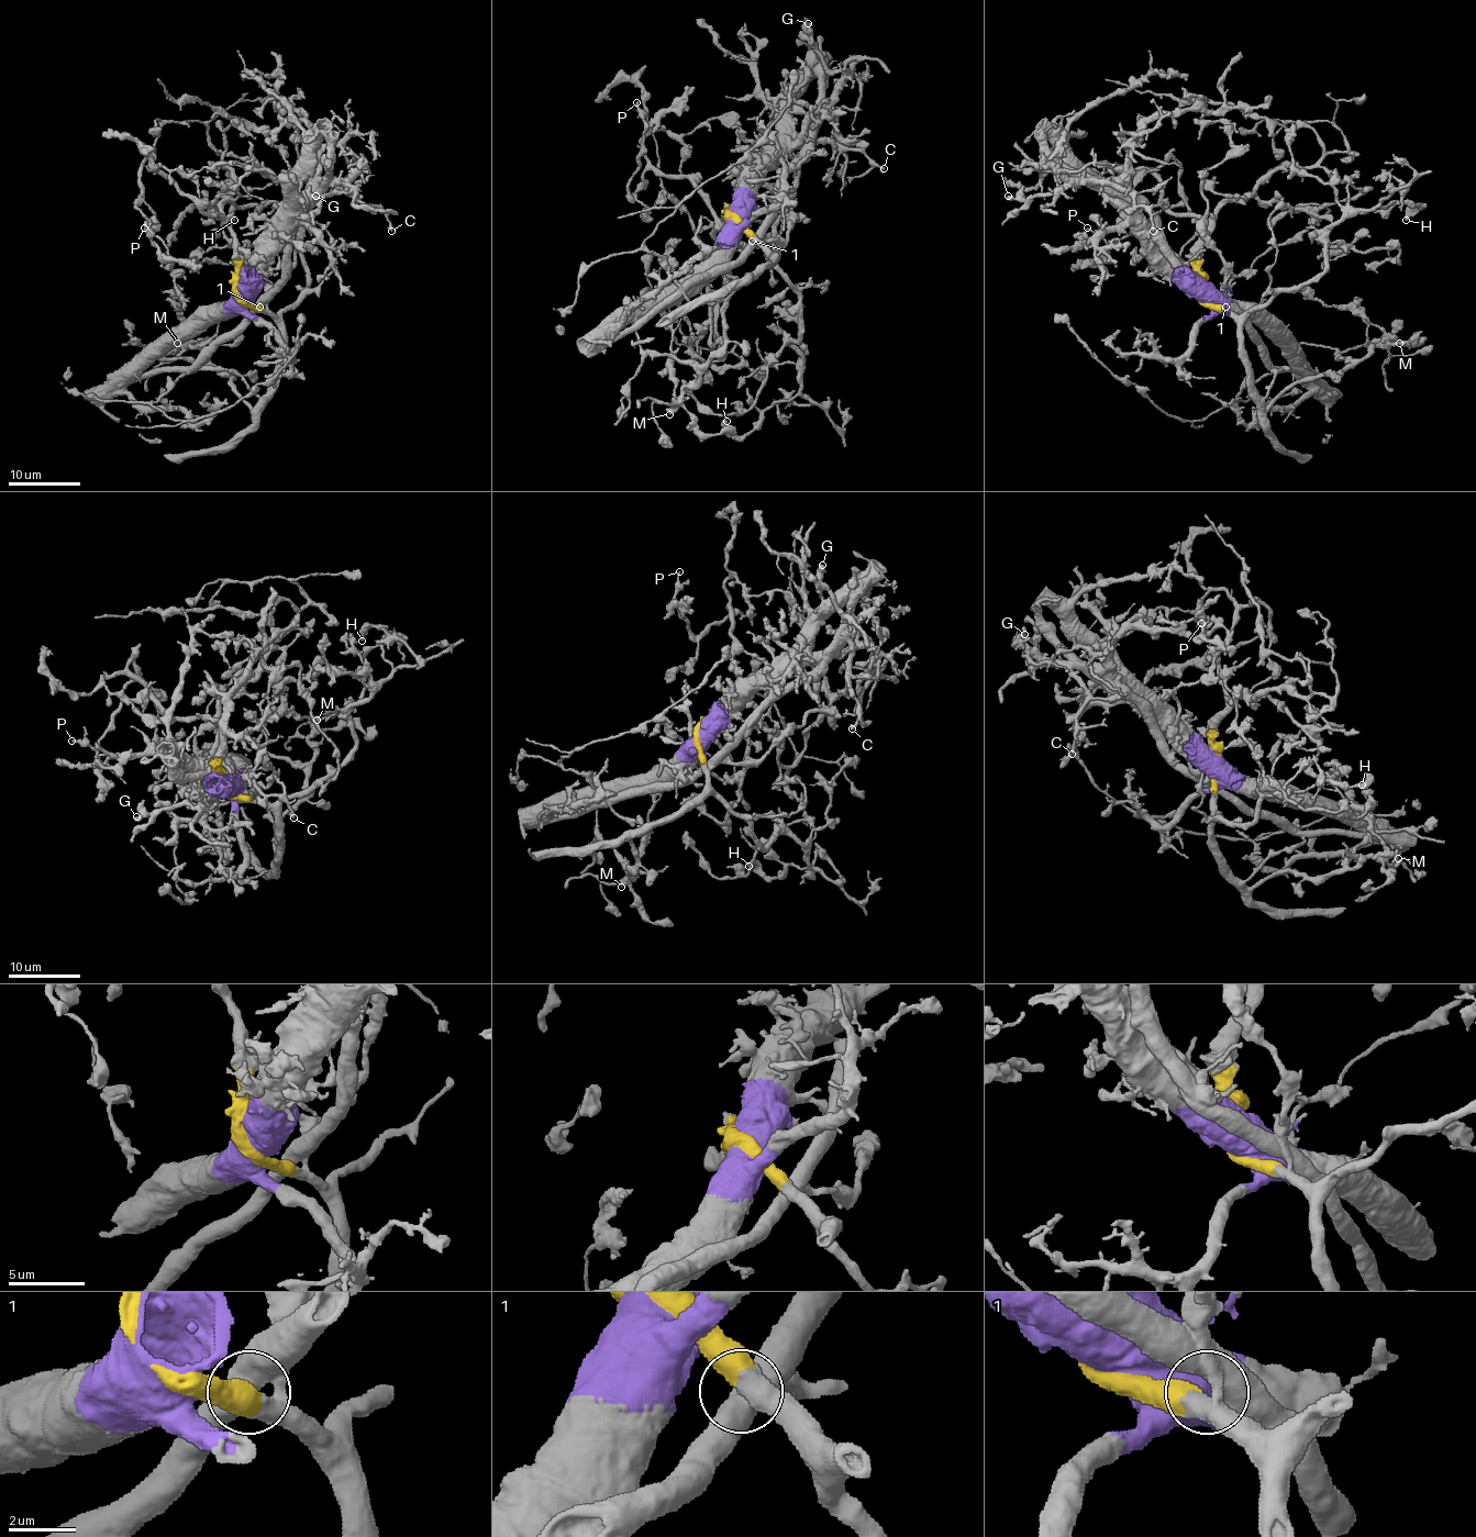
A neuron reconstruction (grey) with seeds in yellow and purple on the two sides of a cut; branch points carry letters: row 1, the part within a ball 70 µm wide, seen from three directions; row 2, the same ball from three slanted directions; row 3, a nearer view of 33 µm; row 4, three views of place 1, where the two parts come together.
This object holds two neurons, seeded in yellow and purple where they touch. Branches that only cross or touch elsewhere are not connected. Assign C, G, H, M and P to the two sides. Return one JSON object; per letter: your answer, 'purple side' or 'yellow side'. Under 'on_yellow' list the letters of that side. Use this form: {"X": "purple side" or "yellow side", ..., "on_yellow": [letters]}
{"C": "purple side", "G": "purple side", "H": "yellow side", "M": "yellow side", "P": "yellow side", "on_yellow": ["H", "M", "P"]}

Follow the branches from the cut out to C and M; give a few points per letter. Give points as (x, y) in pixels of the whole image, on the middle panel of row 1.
C: (731, 215), (741, 196), (827, 114), (833, 118), (833, 131), (846, 148), (861, 151), (884, 168)
M: (731, 215), (772, 255), (725, 305), (723, 348), (701, 377), (684, 388), (684, 399), (669, 413)

